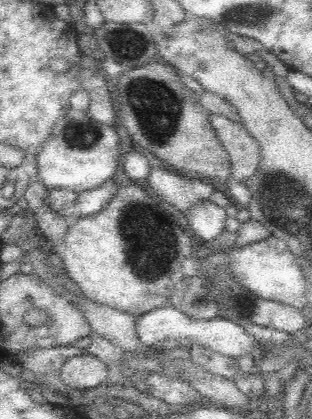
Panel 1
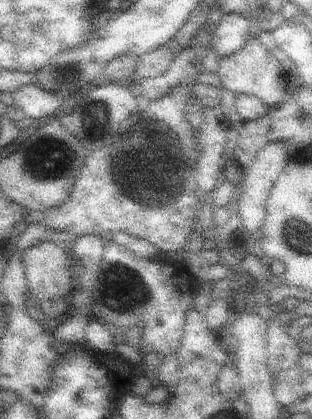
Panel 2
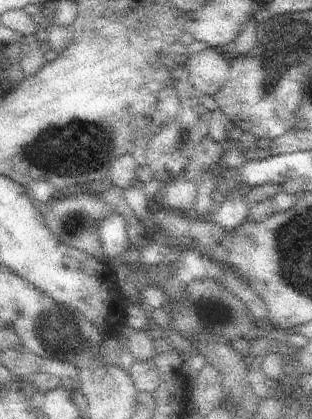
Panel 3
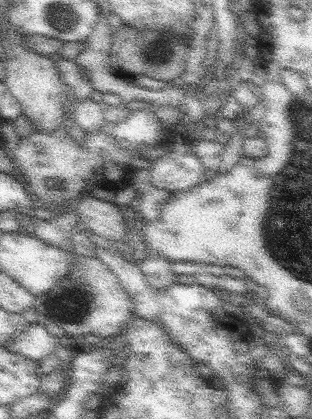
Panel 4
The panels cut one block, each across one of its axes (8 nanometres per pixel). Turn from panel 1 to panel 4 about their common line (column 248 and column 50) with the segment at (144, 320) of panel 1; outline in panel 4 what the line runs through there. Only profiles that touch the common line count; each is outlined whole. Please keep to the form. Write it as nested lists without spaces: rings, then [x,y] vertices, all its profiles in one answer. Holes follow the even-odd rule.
[[[33,324],[25,328],[23,332],[15,334],[15,338],[9,342],[9,352],[23,354],[29,360],[41,362],[47,356],[53,356],[59,348],[59,338],[49,334],[45,330],[45,324]]]

